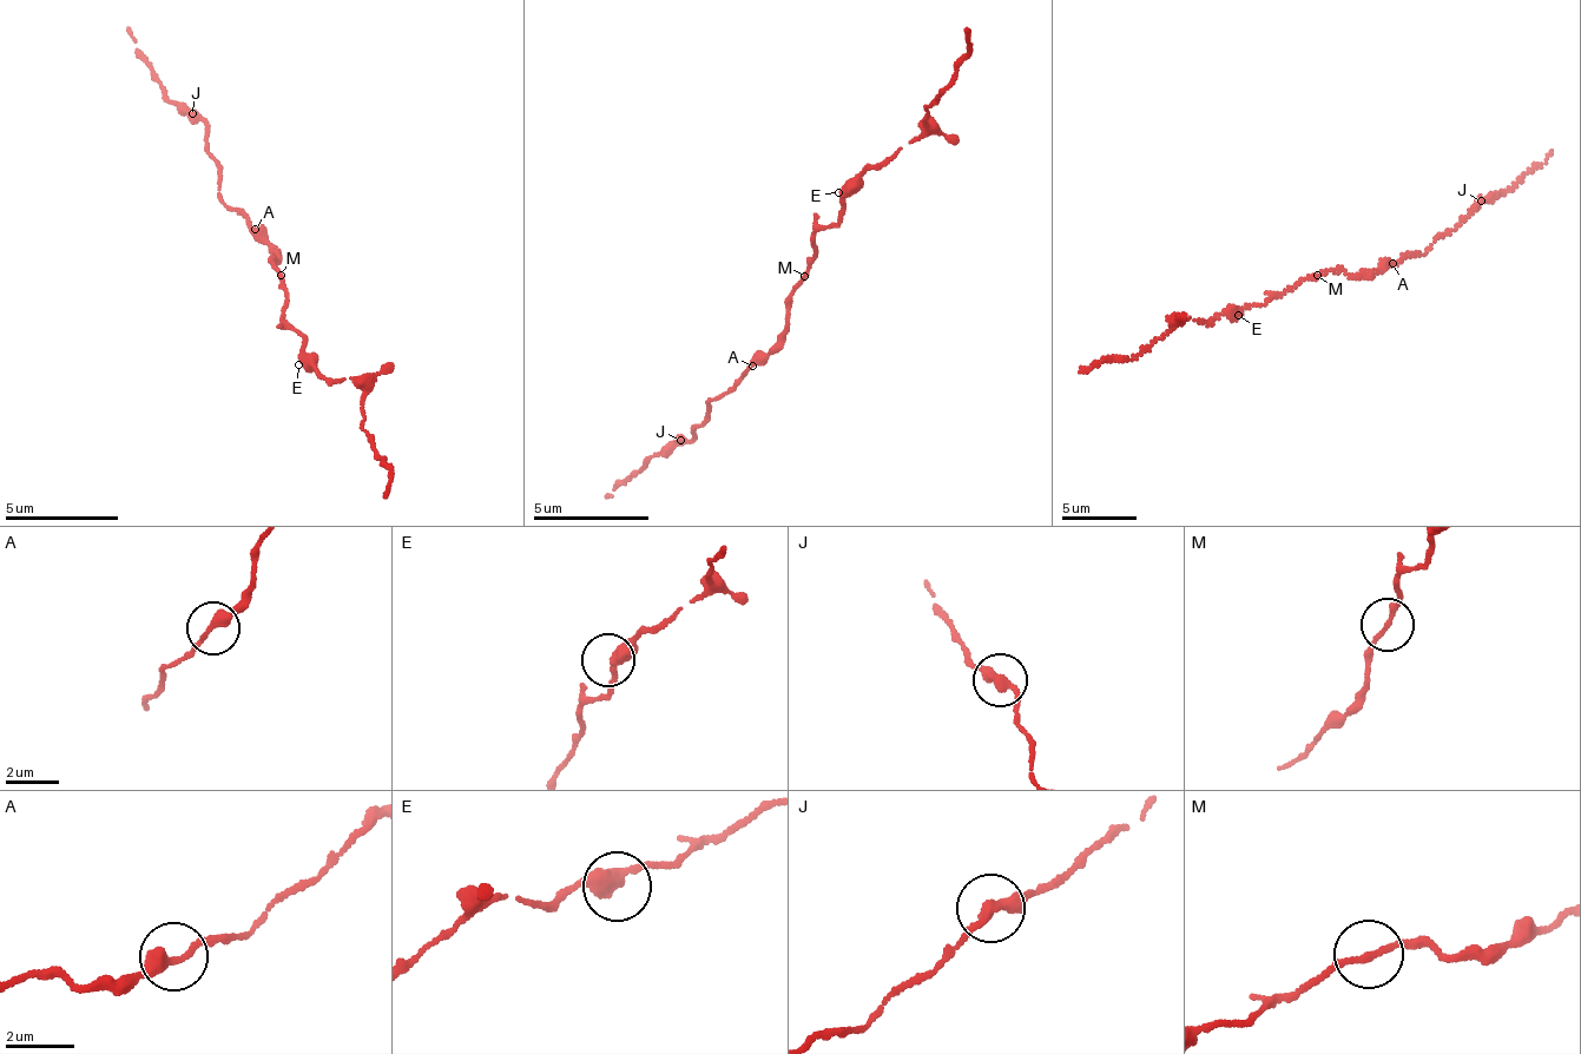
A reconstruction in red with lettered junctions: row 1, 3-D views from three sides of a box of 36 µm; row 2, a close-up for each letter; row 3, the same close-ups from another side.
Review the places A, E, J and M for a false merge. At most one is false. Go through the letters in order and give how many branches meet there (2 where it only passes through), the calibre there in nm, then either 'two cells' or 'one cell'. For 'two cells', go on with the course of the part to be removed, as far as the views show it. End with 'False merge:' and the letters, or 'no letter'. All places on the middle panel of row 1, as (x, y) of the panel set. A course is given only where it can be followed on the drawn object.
A: branches 2; calibre 360 nm; one cell
E: branches 2; calibre 400 nm; one cell
J: branches 2; calibre 340 nm; one cell
M: branches 2; calibre 170 nm; one cell
False merge: no letter

